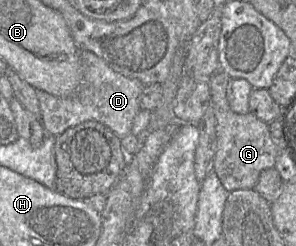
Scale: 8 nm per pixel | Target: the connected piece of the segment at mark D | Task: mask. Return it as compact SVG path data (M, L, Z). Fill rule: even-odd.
M80 50L82 79L75 91L66 97L57 97L36 89L40 105L40 121L45 131L58 136L65 130L86 121L97 121L111 129L120 138L131 134L133 121L141 110L139 96L144 84L114 71L102 58L88 50Z

